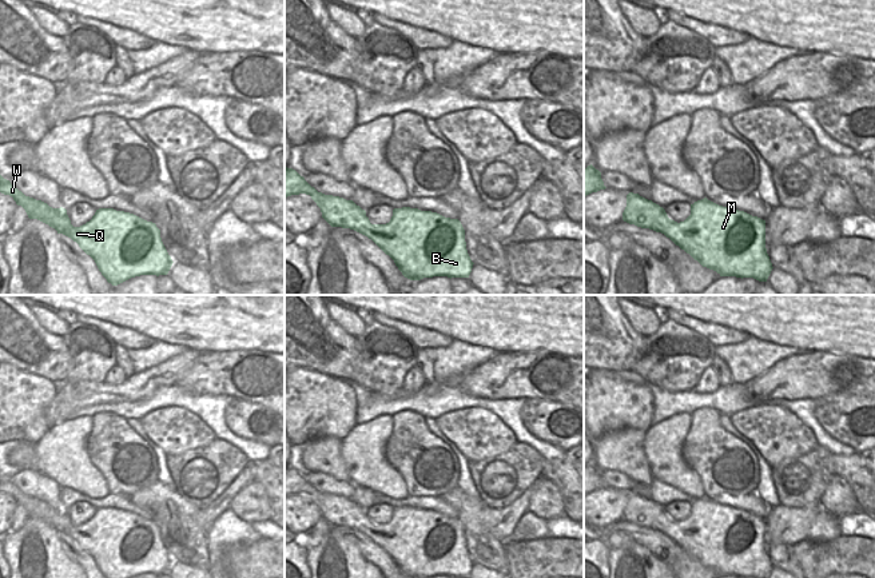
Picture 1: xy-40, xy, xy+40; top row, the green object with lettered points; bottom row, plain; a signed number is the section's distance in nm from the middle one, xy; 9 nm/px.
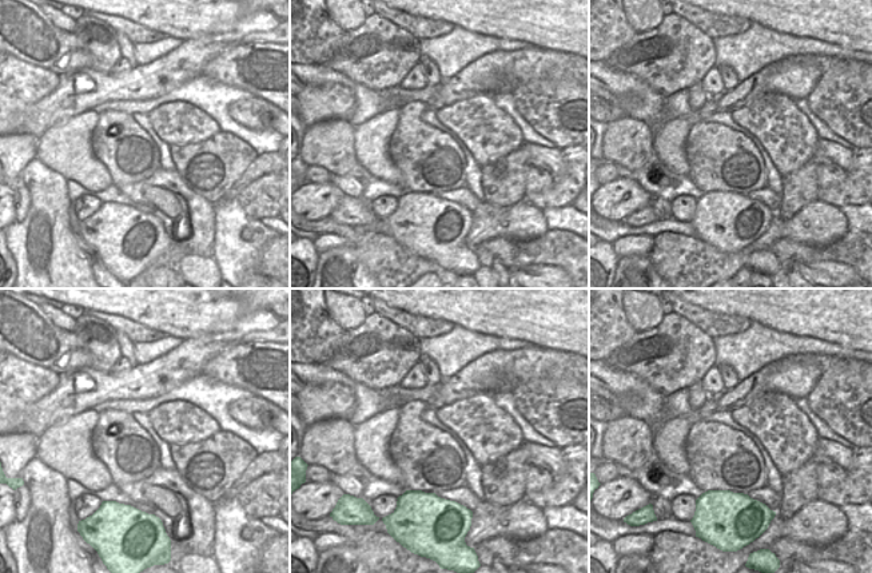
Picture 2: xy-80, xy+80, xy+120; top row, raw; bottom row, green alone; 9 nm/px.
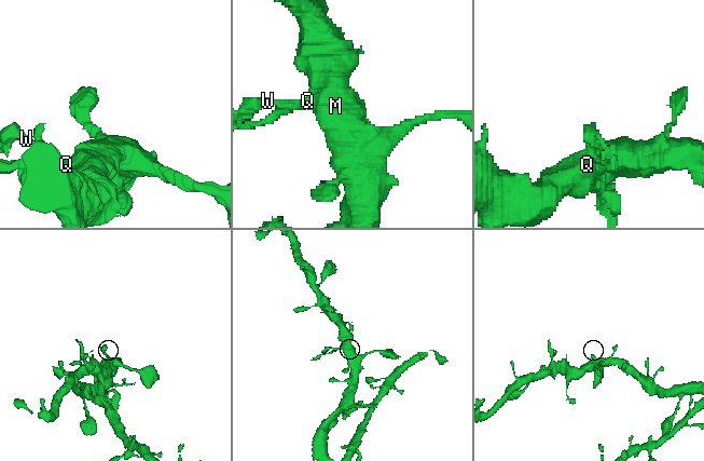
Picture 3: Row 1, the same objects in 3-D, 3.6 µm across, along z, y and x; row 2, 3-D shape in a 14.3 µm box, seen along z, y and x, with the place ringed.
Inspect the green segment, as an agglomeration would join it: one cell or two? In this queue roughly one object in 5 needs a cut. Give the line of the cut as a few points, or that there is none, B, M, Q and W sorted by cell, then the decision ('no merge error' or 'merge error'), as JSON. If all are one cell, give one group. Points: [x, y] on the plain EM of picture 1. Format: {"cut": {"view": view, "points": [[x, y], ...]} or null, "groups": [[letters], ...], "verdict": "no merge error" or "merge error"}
{"cut": null, "groups": [["B", "M", "Q", "W"]], "verdict": "no merge error"}

